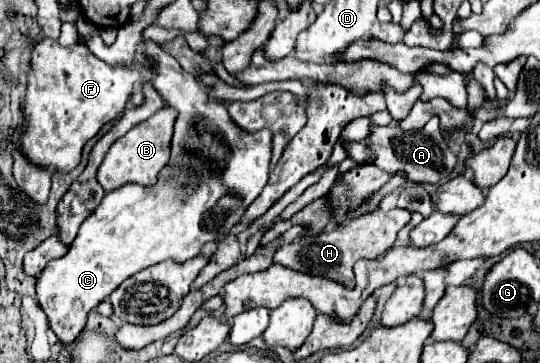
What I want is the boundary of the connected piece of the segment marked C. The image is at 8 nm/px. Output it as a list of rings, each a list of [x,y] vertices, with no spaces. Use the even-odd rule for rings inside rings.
[[[141,42],[141,52],[147,58],[157,58],[153,86],[161,98],[165,98],[167,106],[177,110],[169,166],[161,170],[155,186],[125,184],[119,190],[105,194],[101,204],[81,224],[67,254],[49,262],[37,276],[35,290],[39,306],[47,314],[49,328],[65,346],[75,342],[85,328],[87,314],[125,278],[131,278],[157,262],[165,262],[167,258],[181,264],[197,256],[205,242],[223,238],[241,220],[247,206],[267,184],[271,132],[259,130],[247,134],[241,130],[231,122],[227,108],[213,100],[197,78],[185,72],[179,62],[165,54],[155,42]],[[193,130],[195,142],[191,136]],[[185,136],[189,152],[187,162],[181,164]]]

